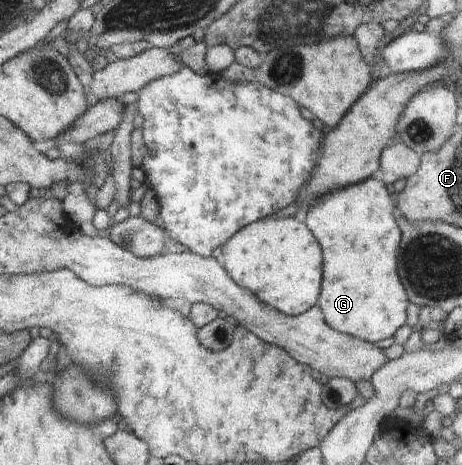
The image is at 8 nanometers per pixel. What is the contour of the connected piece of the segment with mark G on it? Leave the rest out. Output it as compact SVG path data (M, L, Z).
M380 177L333 189L317 197L302 215L322 248L322 285L318 296L325 322L336 331L375 344L391 338L407 320L407 291L397 276L397 250L401 242L398 212Z

